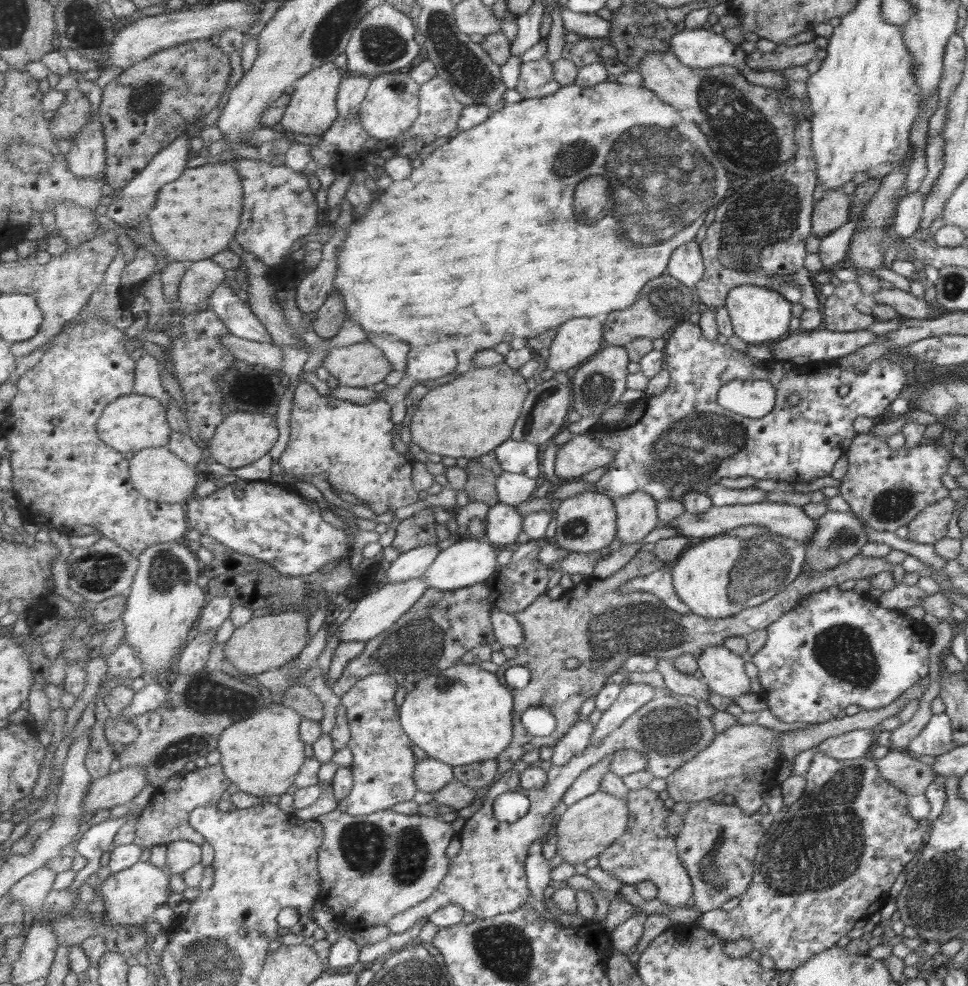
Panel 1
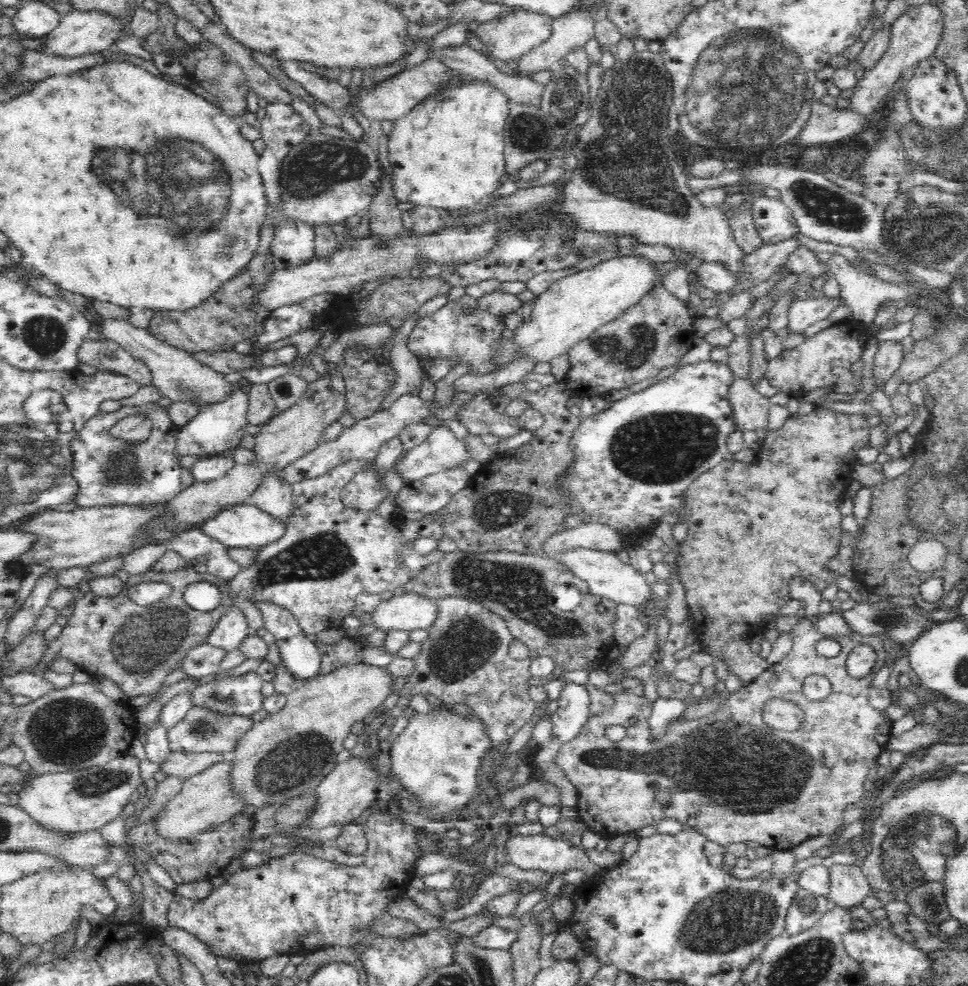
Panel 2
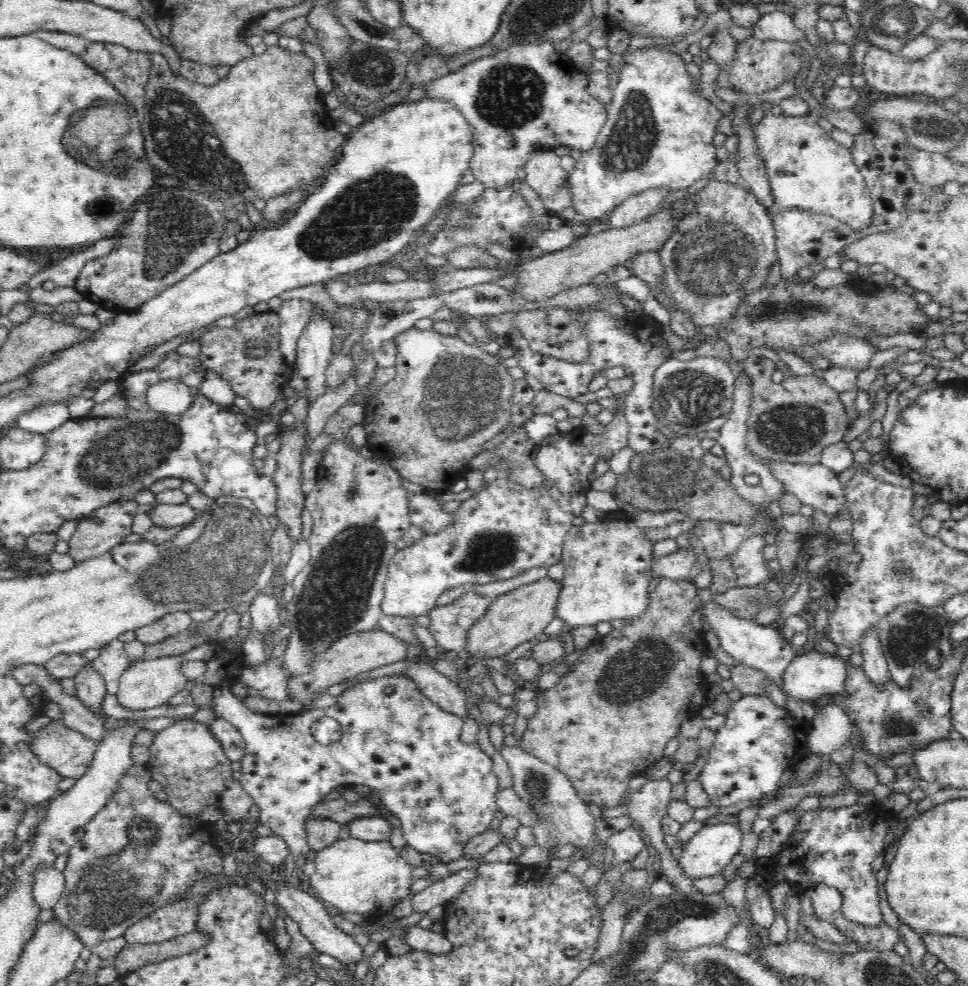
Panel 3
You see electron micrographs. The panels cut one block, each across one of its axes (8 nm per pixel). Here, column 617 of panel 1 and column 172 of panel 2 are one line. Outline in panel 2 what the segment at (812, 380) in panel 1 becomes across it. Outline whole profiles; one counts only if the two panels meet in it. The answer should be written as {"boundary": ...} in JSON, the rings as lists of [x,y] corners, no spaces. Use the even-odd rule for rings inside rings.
{"boundary":[[[158,403],[145,404],[141,407],[121,406],[117,411],[98,412],[96,416],[90,418],[89,422],[86,422],[84,428],[71,440],[71,449],[74,452],[71,474],[79,484],[79,491],[74,502],[82,508],[90,508],[93,506],[128,506],[171,501],[174,495],[182,492],[186,487],[192,486],[196,481],[191,470],[180,467],[179,457],[174,454],[179,430],[172,423],[168,409]],[[136,415],[146,418],[151,426],[150,435],[144,442],[130,443],[112,437],[111,429],[120,420]]]}

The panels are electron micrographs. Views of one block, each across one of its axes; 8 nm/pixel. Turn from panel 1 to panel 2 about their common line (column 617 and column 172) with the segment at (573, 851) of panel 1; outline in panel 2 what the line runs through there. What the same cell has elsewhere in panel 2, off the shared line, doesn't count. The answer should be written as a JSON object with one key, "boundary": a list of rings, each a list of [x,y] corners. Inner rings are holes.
{"boundary":[[[232,761],[222,762],[210,766],[204,773],[186,779],[178,794],[172,796],[151,819],[150,824],[154,824],[156,833],[162,839],[190,838],[238,815],[246,806],[230,789],[231,771]]]}

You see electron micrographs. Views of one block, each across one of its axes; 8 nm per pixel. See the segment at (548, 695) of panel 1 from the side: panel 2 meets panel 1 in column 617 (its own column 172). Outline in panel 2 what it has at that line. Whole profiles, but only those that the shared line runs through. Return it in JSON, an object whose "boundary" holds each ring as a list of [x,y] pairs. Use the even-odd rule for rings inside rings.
{"boundary":[[[191,564],[176,572],[156,572],[150,569],[144,574],[129,575],[128,580],[123,583],[123,589],[120,594],[115,594],[112,597],[103,597],[90,591],[82,596],[79,595],[79,599],[74,603],[74,612],[72,612],[68,619],[68,623],[64,626],[58,638],[49,642],[41,662],[34,667],[34,671],[41,673],[42,670],[48,670],[54,664],[54,660],[62,658],[67,662],[72,662],[78,669],[80,668],[82,671],[87,672],[91,677],[100,676],[101,678],[108,678],[127,697],[135,698],[142,696],[142,694],[156,694],[160,688],[164,689],[162,684],[164,684],[166,676],[172,674],[173,670],[182,668],[182,660],[187,658],[188,652],[192,648],[206,642],[212,630],[222,619],[222,614],[226,610],[230,610],[230,606],[233,606],[233,603],[232,599],[230,599],[229,583],[222,578],[214,578],[210,573],[201,575]],[[203,580],[216,585],[218,591],[220,591],[220,604],[214,610],[210,610],[210,612],[194,610],[184,600],[186,587]],[[149,582],[162,582],[170,585],[170,596],[166,600],[156,602],[150,606],[140,606],[130,600],[128,589],[131,586]]]}

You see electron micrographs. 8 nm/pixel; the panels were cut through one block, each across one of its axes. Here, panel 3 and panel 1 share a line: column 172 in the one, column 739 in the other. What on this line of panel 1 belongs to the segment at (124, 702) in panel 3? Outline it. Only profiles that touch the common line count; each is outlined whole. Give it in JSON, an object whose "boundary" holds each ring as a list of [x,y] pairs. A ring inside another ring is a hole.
{"boundary":[[[711,646],[696,658],[697,669],[709,690],[729,700],[751,694],[743,664],[739,655],[724,646]]]}

